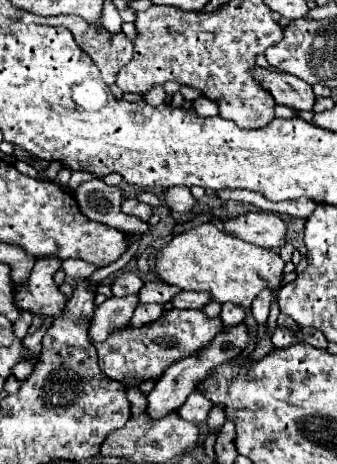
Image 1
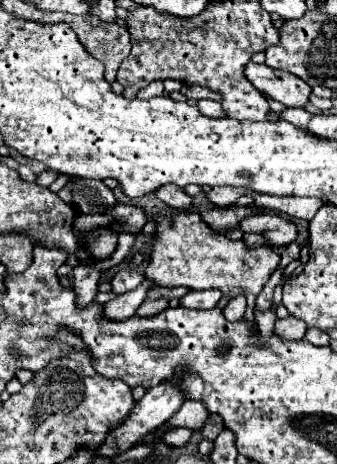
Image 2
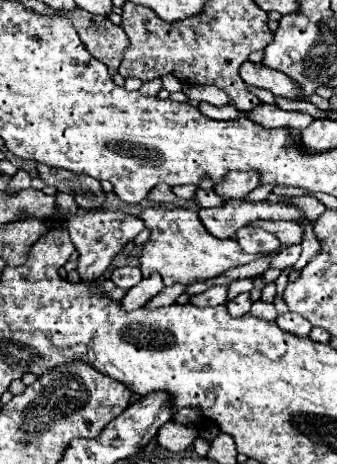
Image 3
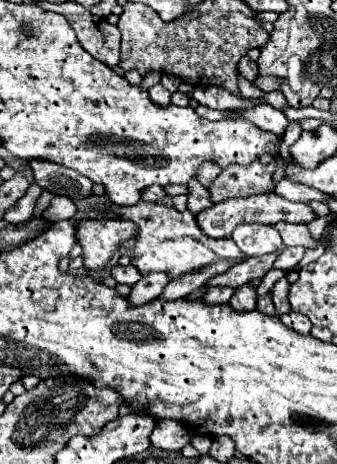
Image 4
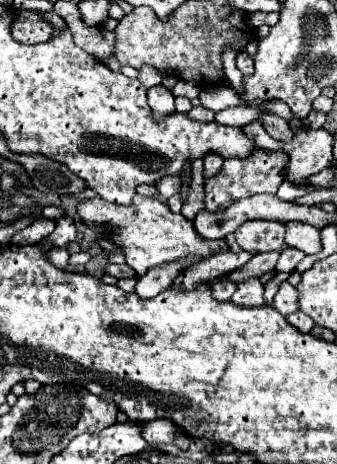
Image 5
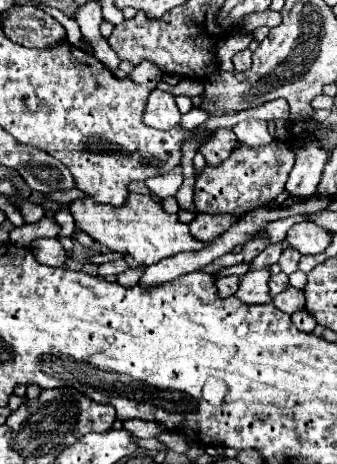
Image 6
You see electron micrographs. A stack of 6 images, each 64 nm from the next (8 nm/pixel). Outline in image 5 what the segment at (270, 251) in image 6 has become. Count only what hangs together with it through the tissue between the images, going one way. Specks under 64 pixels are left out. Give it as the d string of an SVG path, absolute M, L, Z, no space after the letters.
M264 252L264 254L256 254L252 260L248 260L248 264L244 264L242 268L226 274L222 280L234 280L234 284L240 284L244 280L250 278L262 278L264 274L272 272L278 260L278 252Z

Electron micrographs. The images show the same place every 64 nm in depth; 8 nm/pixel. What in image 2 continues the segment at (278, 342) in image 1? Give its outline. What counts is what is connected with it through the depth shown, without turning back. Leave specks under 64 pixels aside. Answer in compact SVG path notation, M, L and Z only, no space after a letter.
M288 316L286 320L276 320L274 334L282 340L300 340L304 338L306 324L302 320L296 320L294 316Z

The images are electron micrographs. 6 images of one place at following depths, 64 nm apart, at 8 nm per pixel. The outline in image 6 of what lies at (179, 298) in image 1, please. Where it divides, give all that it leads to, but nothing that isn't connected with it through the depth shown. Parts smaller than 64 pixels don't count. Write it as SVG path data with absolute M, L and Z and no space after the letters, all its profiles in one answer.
M226 276L226 278L216 280L218 296L220 296L220 298L228 298L228 296L232 296L232 294L238 290L238 284L240 284L240 278L238 278L238 276Z

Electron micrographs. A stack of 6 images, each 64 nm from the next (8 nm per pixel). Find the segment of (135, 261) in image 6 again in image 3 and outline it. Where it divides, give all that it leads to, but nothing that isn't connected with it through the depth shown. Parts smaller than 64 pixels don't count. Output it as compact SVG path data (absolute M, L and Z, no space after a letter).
M148 208L140 214L146 228L152 230L148 242L144 244L144 250L140 254L140 270L146 276L152 272L158 272L166 286L174 284L196 284L196 282L208 282L218 278L230 268L242 266L244 262L258 260L258 258L276 258L276 252L270 254L246 254L240 244L232 238L220 240L216 236L210 236L210 232L204 228L198 212L186 210L186 208L174 208L174 210L162 210L162 208Z

